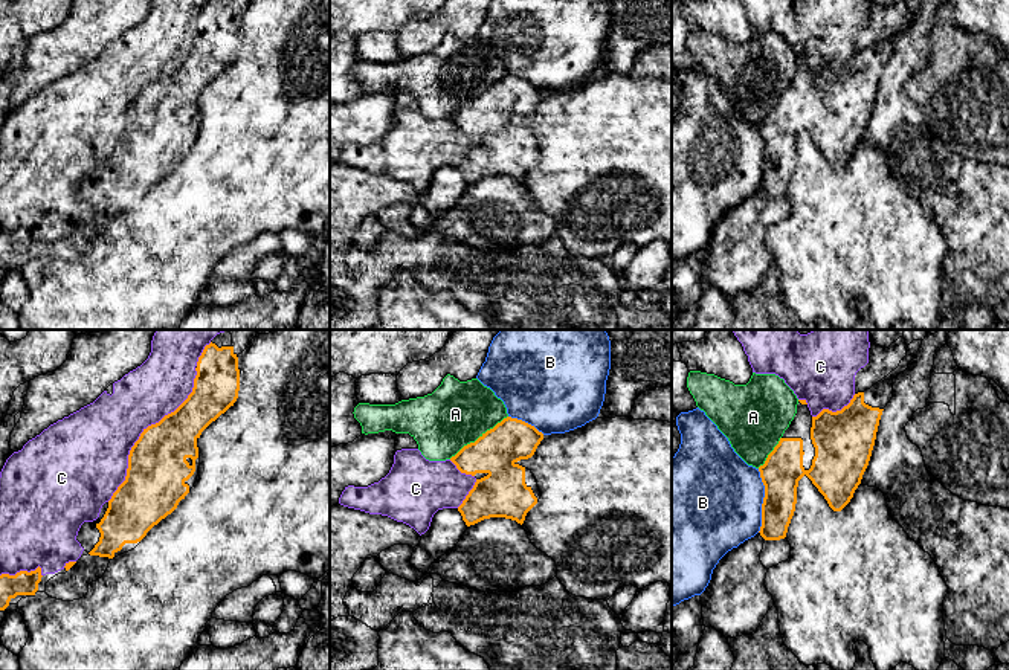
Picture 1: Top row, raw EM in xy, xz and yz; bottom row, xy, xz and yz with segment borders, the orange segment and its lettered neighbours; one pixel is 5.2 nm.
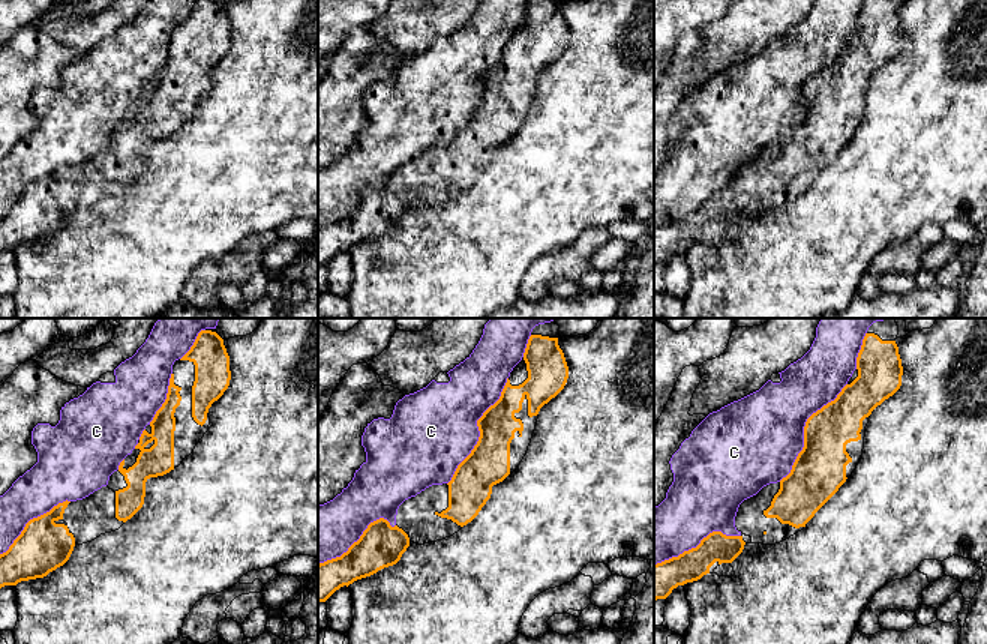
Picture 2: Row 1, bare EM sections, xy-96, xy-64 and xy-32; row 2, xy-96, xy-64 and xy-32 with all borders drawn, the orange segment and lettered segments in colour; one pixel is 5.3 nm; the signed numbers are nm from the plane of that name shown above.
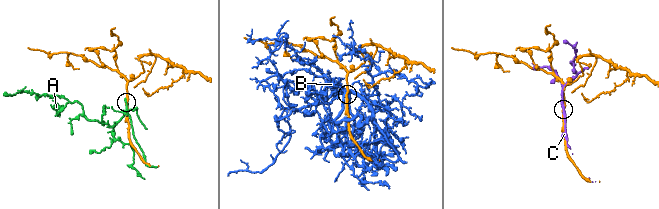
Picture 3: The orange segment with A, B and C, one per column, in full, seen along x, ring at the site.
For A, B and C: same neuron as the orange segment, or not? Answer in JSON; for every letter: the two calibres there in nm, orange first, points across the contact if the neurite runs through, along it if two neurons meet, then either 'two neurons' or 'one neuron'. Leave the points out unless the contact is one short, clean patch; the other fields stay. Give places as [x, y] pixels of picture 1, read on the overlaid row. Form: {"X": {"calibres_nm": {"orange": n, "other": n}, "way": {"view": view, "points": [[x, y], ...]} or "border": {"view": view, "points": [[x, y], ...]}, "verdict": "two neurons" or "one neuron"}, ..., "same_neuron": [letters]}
{"A": {"calibres_nm": {"orange": 220, "other": 340}, "verdict": "two neurons"}, "B": {"calibres_nm": {"orange": 200, "other": 480}, "verdict": "two neurons"}, "C": {"calibres_nm": {"orange": 320, "other": 360}, "verdict": "two neurons"}, "same_neuron": []}

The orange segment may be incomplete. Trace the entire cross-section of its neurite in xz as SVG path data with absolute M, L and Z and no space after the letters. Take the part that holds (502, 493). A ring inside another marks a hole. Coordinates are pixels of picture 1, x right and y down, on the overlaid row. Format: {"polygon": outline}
{"polygon": "M507 417L450 458L461 473L476 478L458 507L467 527L490 517L524 523L540 491L531 470L517 462L531 458L542 440L534 426Z"}

